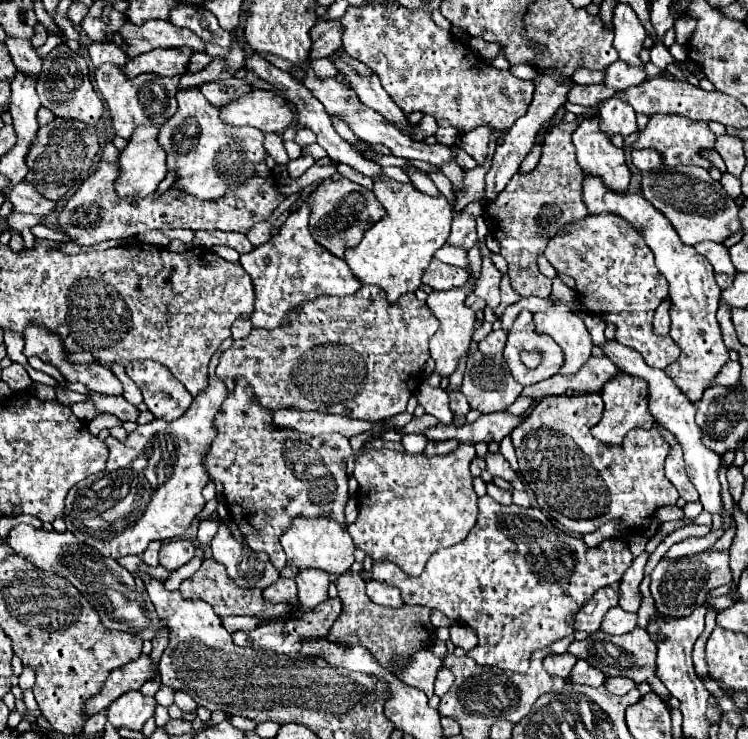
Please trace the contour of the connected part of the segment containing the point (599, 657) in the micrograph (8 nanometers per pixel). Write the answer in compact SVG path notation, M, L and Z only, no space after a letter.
M635 628L635 630L631 630L623 636L613 636L613 634L607 634L603 630L597 630L593 634L589 634L585 640L573 642L567 648L567 652L573 654L575 658L579 658L579 660L587 660L591 666L599 668L607 678L625 676L625 678L629 678L637 684L641 680L647 680L647 682L657 680L657 676L655 676L657 648L655 648L655 640L651 640L651 636L647 634L645 628Z

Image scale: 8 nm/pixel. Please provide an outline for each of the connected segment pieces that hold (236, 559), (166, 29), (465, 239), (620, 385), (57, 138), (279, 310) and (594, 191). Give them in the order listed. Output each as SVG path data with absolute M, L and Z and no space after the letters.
M221 526L211 542L213 558L227 568L231 580L241 588L267 588L279 580L279 572L267 556L253 552L233 540L227 526Z
M147 20L143 28L131 28L131 24L123 24L119 32L129 42L127 58L135 58L137 54L151 52L155 48L179 46L187 46L193 52L205 52L205 42L195 32L175 26L169 20Z
M455 214L451 224L451 234L447 238L447 244L459 246L459 248L473 248L477 244L477 232L475 232L475 218L469 214Z
M619 372L613 380L609 380L603 386L601 398L605 402L603 418L599 420L599 424L595 424L591 428L591 434L597 440L601 440L603 444L619 446L629 430L633 430L633 428L651 428L655 424L655 418L647 412L647 386L643 384L643 380L635 380L633 376L627 376L625 372Z
M55 118L53 122L39 128L35 144L27 156L29 172L25 180L45 198L59 200L61 196L73 194L83 180L91 174L91 166L99 152L99 140L95 134L95 126L89 126L81 120Z
M305 202L285 220L279 234L275 234L267 244L261 244L253 252L241 256L239 262L255 286L255 310L251 316L253 328L279 328L285 318L307 300L323 294L347 296L361 288L361 284L353 280L345 260L333 256L313 240L307 222L309 208Z
M585 176L583 178L583 202L589 214L611 212L611 214L619 214L623 220L633 224L633 228L641 232L641 236L645 238L645 244L655 254L657 268L669 282L669 298L671 298L669 336L681 348L679 358L667 368L667 376L671 376L675 386L689 400L693 402L699 400L703 390L709 388L709 380L729 360L727 348L721 338L719 322L715 318L715 312L719 308L721 288L715 282L715 272L709 260L703 258L693 246L683 244L673 224L659 210L655 210L651 202L643 200L641 192L631 192L631 190L617 192L617 190L607 188L599 176Z

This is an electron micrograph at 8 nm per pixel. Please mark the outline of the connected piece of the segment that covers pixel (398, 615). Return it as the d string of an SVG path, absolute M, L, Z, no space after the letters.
M345 572L339 578L335 578L335 586L339 590L339 598L343 602L343 612L335 620L335 624L329 630L329 640L339 640L341 644L359 644L365 646L375 658L379 658L379 664L383 664L387 670L393 670L395 662L405 662L411 654L411 648L429 648L435 642L435 628L429 622L429 608L427 606L401 606L401 608L383 608L379 604L371 604L365 594L365 580L361 574Z

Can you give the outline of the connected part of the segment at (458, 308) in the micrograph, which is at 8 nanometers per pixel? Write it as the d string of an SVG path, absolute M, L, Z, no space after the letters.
M471 280L461 286L461 288L453 288L453 290L447 290L447 292L431 292L427 296L427 306L431 308L431 312L437 316L437 320L441 322L439 330L433 334L433 338L429 340L429 348L431 348L431 358L435 360L435 372L441 376L441 378L449 378L457 366L459 366L459 360L463 356L467 356L469 352L469 346L471 346L471 336L473 336L473 330L475 330L475 312L471 308L465 306L465 298L473 292L473 286L471 286Z

